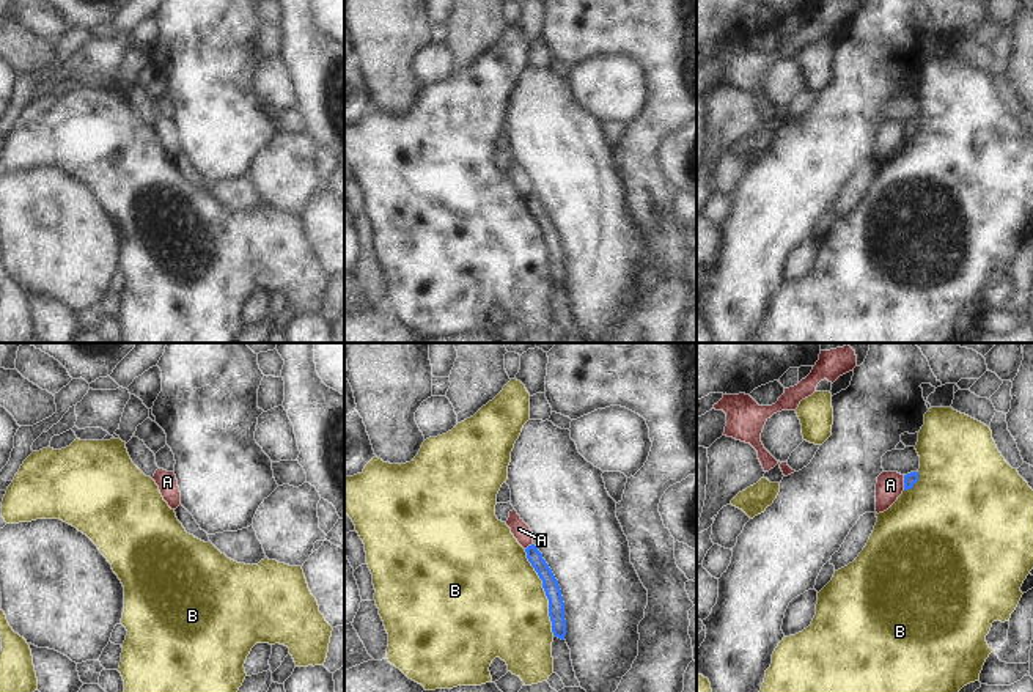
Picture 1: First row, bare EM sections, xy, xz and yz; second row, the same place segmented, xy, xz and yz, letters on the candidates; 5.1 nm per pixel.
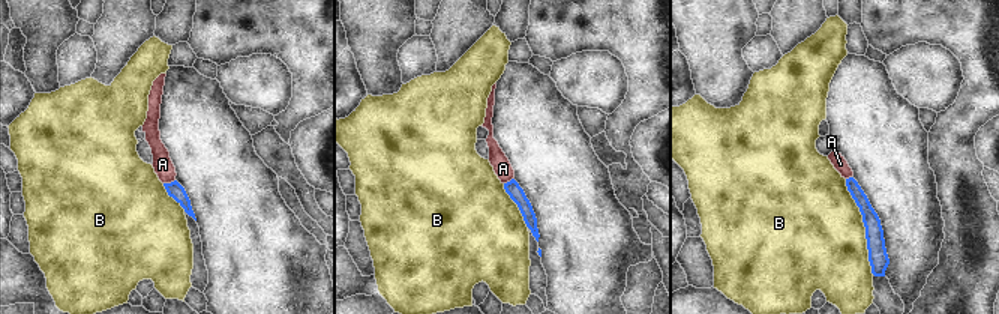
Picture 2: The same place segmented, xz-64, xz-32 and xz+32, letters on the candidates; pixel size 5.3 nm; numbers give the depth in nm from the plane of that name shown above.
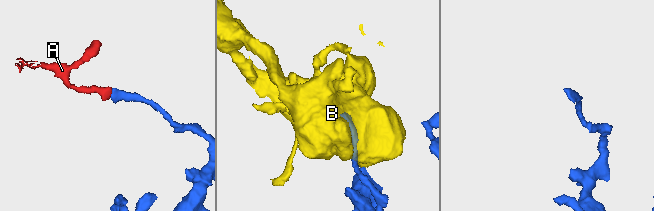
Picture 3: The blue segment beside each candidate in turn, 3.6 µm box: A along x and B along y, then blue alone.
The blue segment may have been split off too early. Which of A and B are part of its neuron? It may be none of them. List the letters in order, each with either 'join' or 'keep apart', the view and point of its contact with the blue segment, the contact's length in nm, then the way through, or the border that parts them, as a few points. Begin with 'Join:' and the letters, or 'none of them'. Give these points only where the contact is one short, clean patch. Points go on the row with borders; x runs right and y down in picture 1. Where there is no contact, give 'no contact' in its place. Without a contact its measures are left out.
Join: none of them
A: keep apart | yz (904, 483) | 80 nm | along yz (903, 475), (904, 489)
B: keep apart | xz (544, 590) | 460 nm

